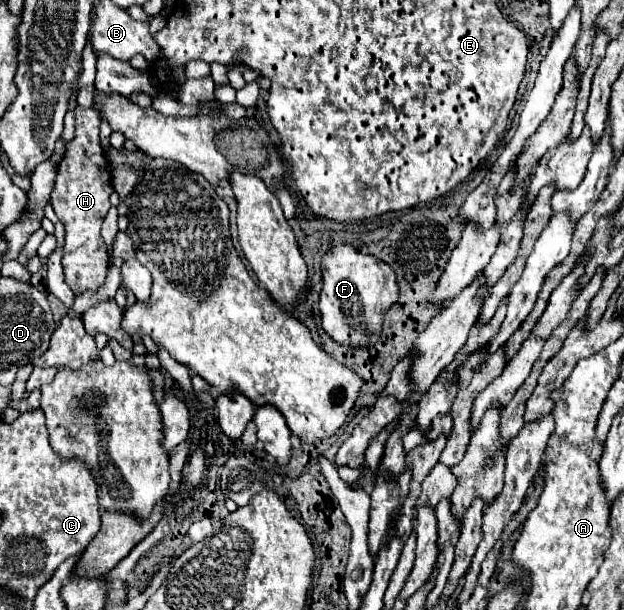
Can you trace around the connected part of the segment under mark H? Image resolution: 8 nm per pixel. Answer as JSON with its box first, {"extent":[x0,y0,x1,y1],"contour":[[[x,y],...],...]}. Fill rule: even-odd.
{"extent":[53,108,111,294],"contour":[[[75,108],[75,138],[65,144],[65,156],[59,162],[55,186],[53,186],[53,210],[65,226],[65,246],[63,246],[63,270],[65,282],[71,286],[73,294],[85,290],[99,290],[105,284],[109,270],[107,246],[101,238],[101,224],[111,208],[109,196],[111,186],[111,166],[99,144],[101,118],[93,108]]]}

